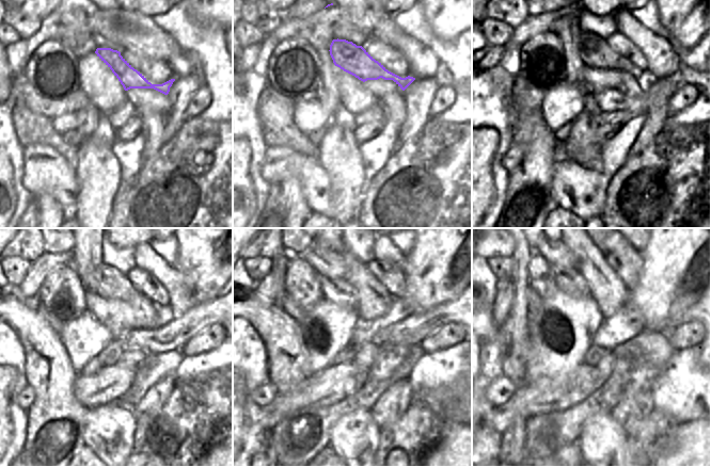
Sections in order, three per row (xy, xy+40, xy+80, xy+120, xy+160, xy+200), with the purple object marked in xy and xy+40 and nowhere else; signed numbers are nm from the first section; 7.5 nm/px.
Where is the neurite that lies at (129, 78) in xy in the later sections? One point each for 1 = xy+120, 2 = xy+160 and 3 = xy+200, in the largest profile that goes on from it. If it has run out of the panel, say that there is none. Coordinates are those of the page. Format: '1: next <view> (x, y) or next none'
1: next xy+120 (108, 283)
2: next xy+160 (326, 253)
3: next xy+200 (555, 252)

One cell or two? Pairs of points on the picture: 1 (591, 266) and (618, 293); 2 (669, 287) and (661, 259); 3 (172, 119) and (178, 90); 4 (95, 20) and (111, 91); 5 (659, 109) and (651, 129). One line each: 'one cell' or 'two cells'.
1: one cell
2: one cell
3: one cell
4: two cells
5: one cell

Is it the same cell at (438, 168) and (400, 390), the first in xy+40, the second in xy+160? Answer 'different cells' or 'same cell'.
different cells

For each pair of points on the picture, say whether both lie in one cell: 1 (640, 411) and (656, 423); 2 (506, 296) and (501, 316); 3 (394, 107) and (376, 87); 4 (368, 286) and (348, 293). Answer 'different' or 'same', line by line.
1: different
2: same
3: same
4: different

